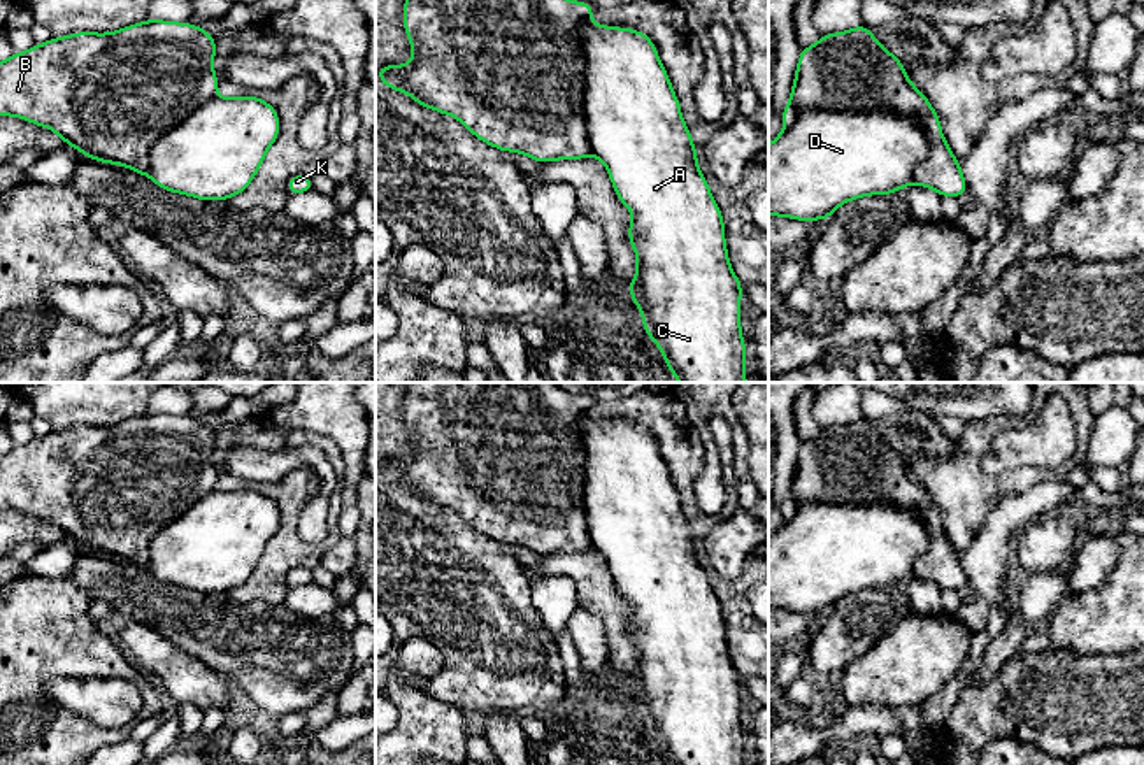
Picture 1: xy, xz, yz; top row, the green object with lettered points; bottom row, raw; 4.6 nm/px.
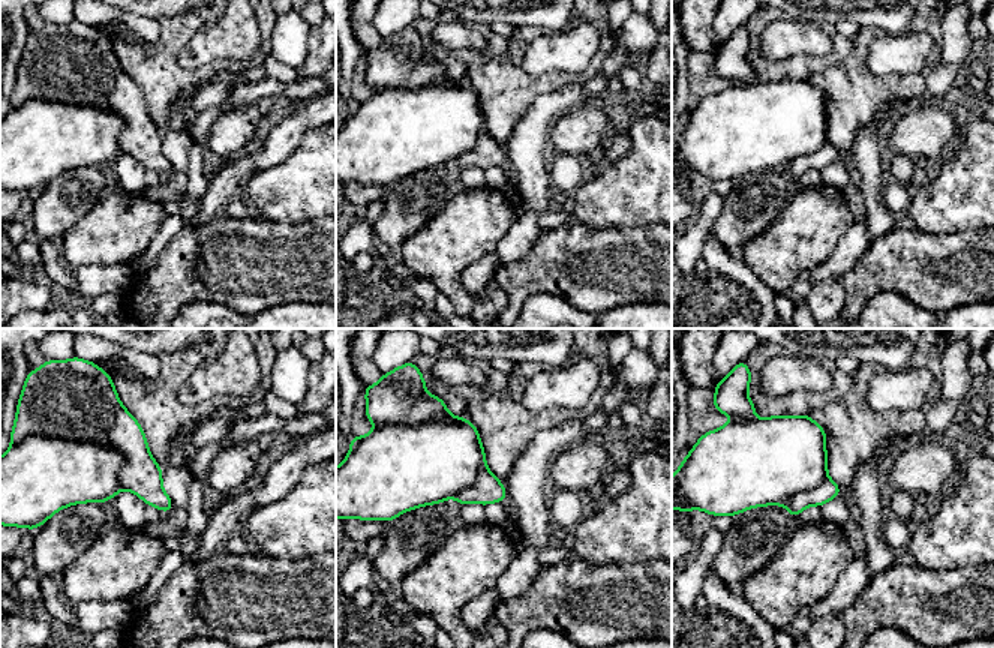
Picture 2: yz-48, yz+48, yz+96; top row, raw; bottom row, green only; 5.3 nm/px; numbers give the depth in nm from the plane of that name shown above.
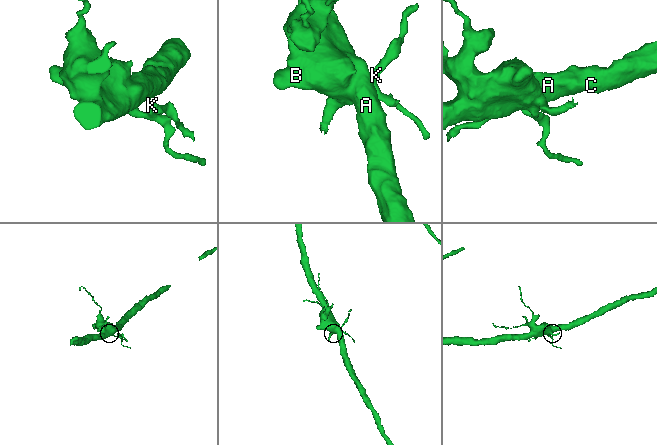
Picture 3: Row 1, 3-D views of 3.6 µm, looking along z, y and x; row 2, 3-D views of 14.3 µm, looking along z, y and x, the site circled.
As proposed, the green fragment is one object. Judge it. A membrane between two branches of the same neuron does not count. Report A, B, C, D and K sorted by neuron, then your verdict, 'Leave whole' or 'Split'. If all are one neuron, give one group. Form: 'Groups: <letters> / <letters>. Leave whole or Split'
Groups: A C D / B K. Split

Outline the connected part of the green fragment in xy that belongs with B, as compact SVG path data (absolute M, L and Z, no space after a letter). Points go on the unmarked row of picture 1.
M154 411L112 426L81 425L49 432L0 456L0 509L23 511L56 525L67 539L91 553L125 558L149 568L153 537L216 490L219 472L212 461L214 447L216 433L209 425L189 416Z

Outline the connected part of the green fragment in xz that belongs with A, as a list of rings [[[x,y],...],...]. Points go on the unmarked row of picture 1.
[[[590,414],[579,419],[579,432],[586,460],[584,505],[591,546],[607,560],[619,595],[633,605],[628,632],[637,647],[637,665],[628,684],[640,702],[644,723],[661,742],[670,765],[744,765],[747,744],[740,726],[744,679],[728,654],[721,604],[697,558],[691,526],[683,514],[679,493],[656,440],[647,428],[633,421]]]

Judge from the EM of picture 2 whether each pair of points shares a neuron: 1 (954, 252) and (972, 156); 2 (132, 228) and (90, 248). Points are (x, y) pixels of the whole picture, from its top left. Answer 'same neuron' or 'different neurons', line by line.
1: different neurons
2: same neuron

